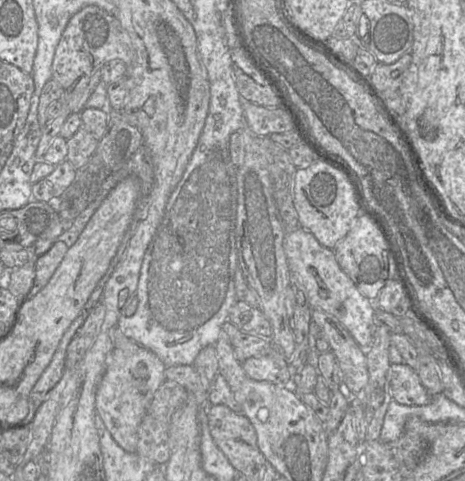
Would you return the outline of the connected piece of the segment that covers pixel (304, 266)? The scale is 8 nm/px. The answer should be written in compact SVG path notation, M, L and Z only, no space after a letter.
M301 226L286 233L283 248L290 269L291 284L301 290L310 308L334 316L347 329L357 344L367 349L374 338L374 305L341 269L334 250L322 246L310 231Z

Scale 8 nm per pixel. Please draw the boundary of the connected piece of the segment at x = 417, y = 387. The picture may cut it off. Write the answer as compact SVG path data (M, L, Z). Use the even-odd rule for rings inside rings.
M391 364L390 392L392 399L404 405L420 406L432 400L417 372L407 364Z

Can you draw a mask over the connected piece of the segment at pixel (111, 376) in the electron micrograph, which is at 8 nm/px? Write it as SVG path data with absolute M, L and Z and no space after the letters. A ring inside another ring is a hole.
M138 345L136 352L114 348L95 397L96 412L117 444L127 452L137 452L138 427L149 407L154 393L165 379L166 366L149 349Z

